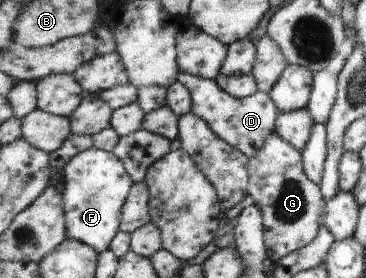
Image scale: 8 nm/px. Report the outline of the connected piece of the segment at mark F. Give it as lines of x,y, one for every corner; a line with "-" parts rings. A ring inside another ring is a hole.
90,149
75,156
64,169
65,211
69,225
69,238
97,249
108,251
121,226
121,211
133,188
124,162
113,151

